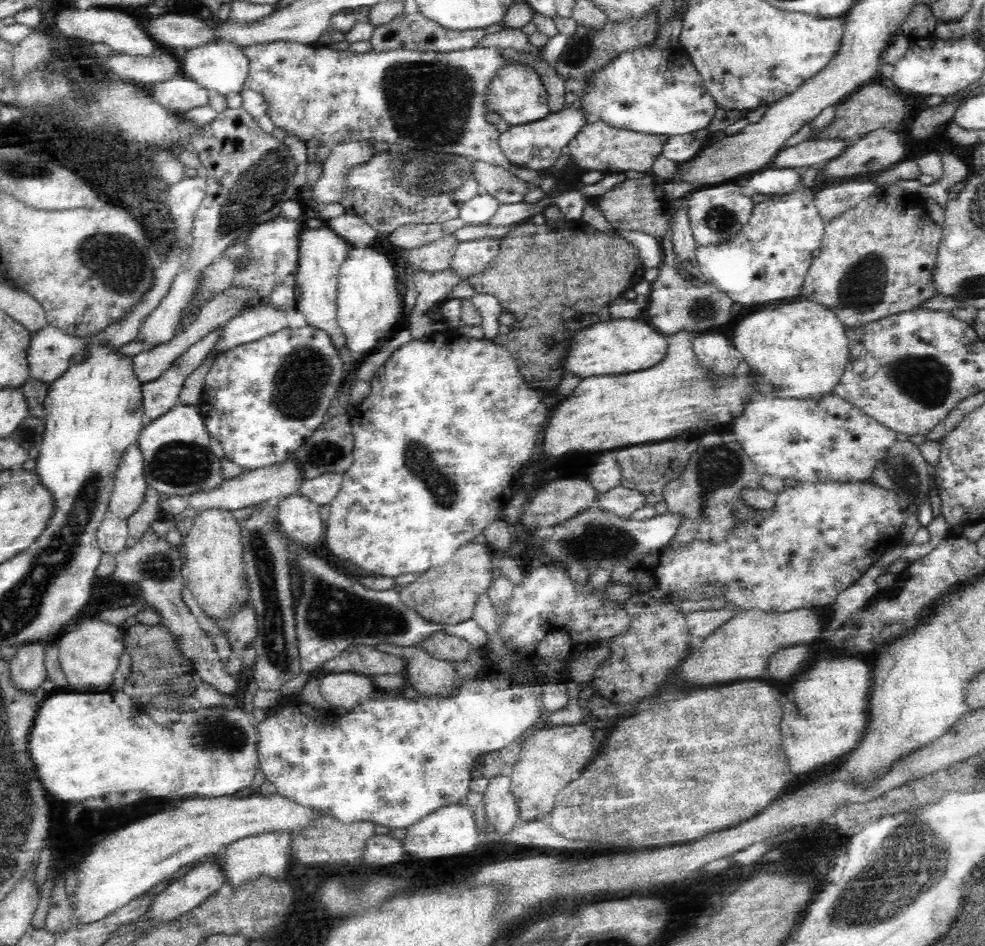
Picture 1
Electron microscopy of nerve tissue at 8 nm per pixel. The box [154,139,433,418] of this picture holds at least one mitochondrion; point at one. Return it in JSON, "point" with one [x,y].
{"point":[264,183]}

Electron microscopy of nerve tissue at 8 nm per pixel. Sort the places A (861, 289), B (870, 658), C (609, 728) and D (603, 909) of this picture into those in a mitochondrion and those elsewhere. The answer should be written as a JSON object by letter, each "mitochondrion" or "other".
{"A":"mitochondrion","B":"other","C":"other","D":"other"}

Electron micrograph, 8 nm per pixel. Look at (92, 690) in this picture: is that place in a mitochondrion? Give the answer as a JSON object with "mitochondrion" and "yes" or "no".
{"mitochondrion":"no"}

